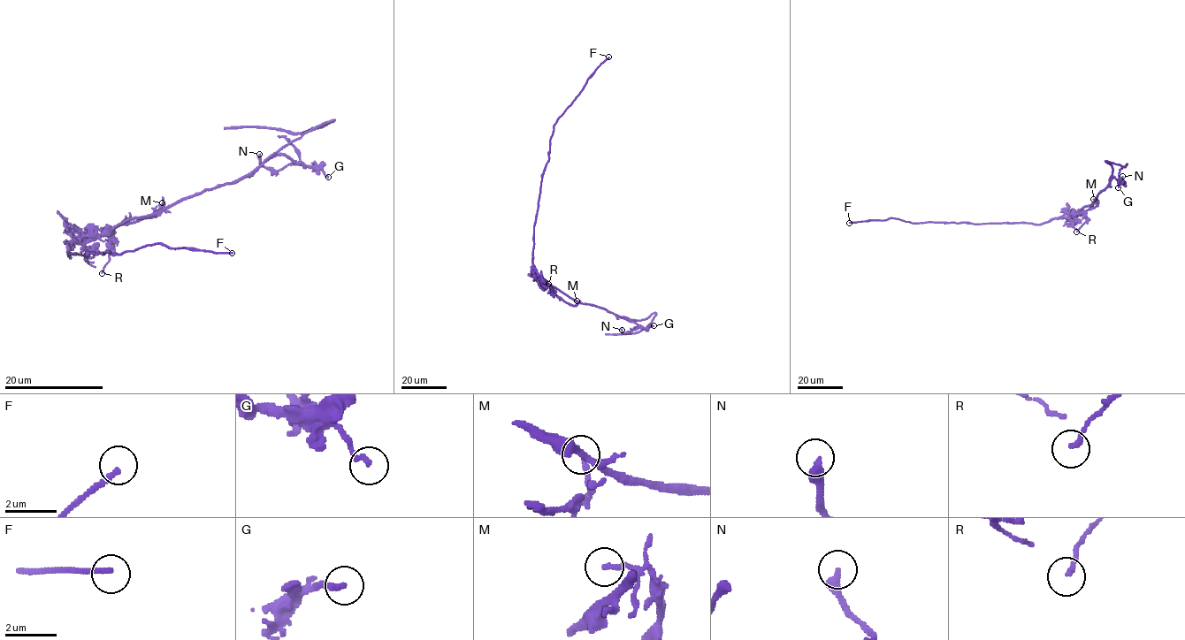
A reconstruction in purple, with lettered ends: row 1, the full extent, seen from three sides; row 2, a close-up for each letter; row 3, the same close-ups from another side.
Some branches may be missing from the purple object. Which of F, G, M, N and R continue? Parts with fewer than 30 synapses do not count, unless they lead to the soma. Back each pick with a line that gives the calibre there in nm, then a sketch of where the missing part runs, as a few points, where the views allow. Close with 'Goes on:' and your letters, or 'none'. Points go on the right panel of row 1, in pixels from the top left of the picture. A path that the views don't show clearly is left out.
Goes on: none

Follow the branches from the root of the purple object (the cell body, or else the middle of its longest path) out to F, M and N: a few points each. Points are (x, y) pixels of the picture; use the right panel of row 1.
F: (1052, 219), (1039, 224), (913, 223), (893, 217), (849, 223)
M: (1052, 219), (1073, 217), (1082, 207), (1096, 201), (1093, 199)
N: (1052, 219), (1073, 217), (1092, 202), (1113, 177), (1124, 184), (1122, 176)

